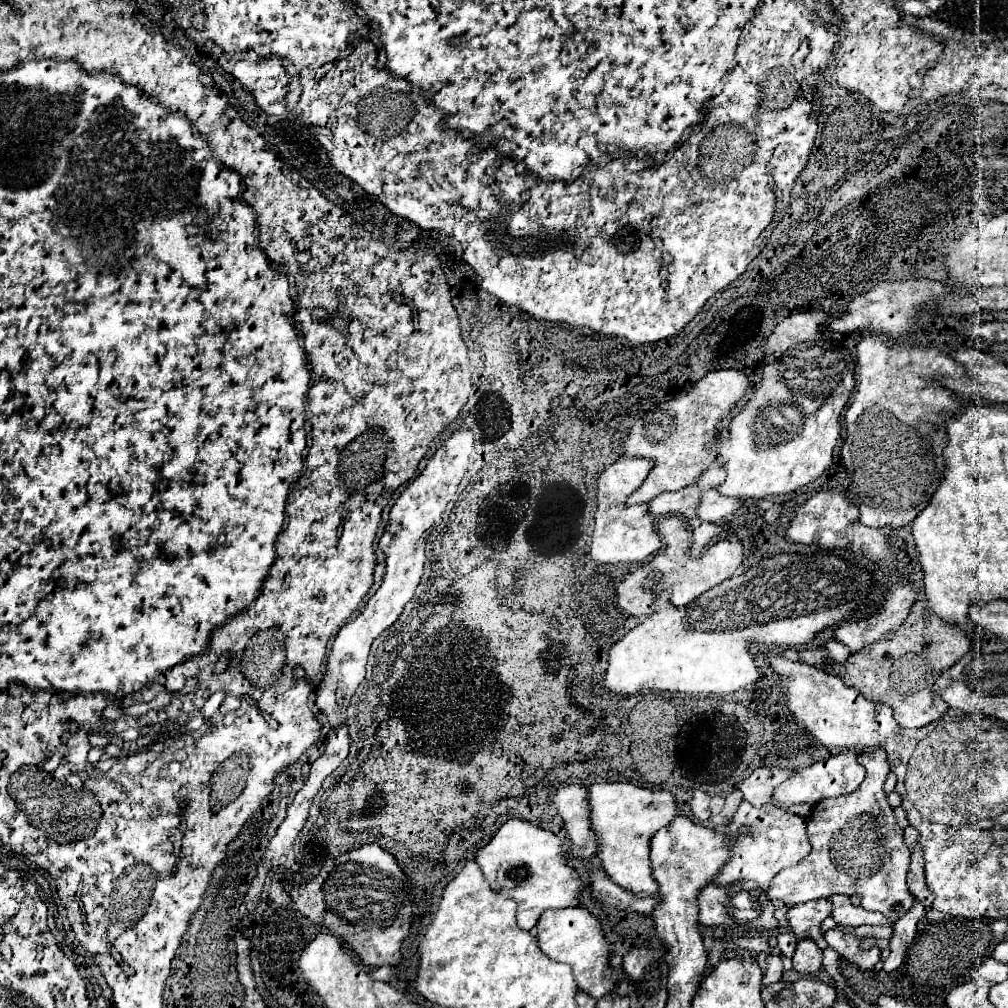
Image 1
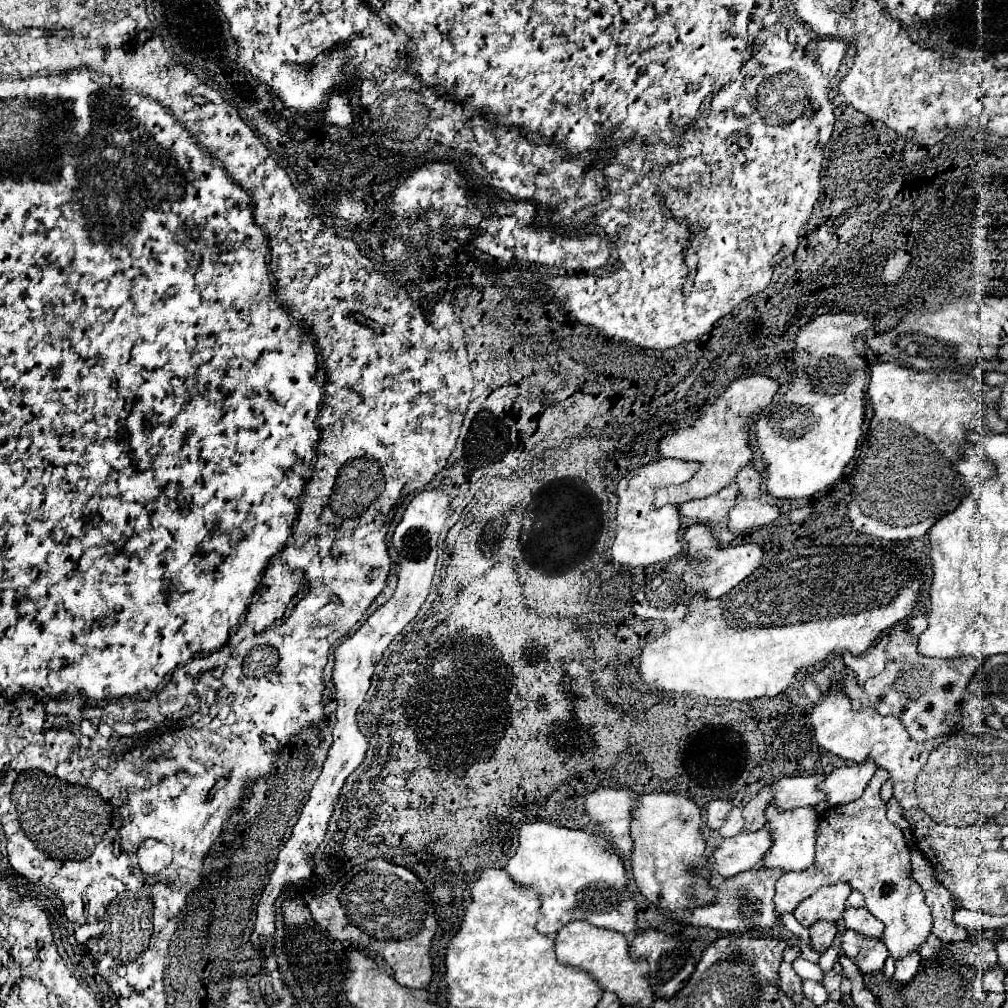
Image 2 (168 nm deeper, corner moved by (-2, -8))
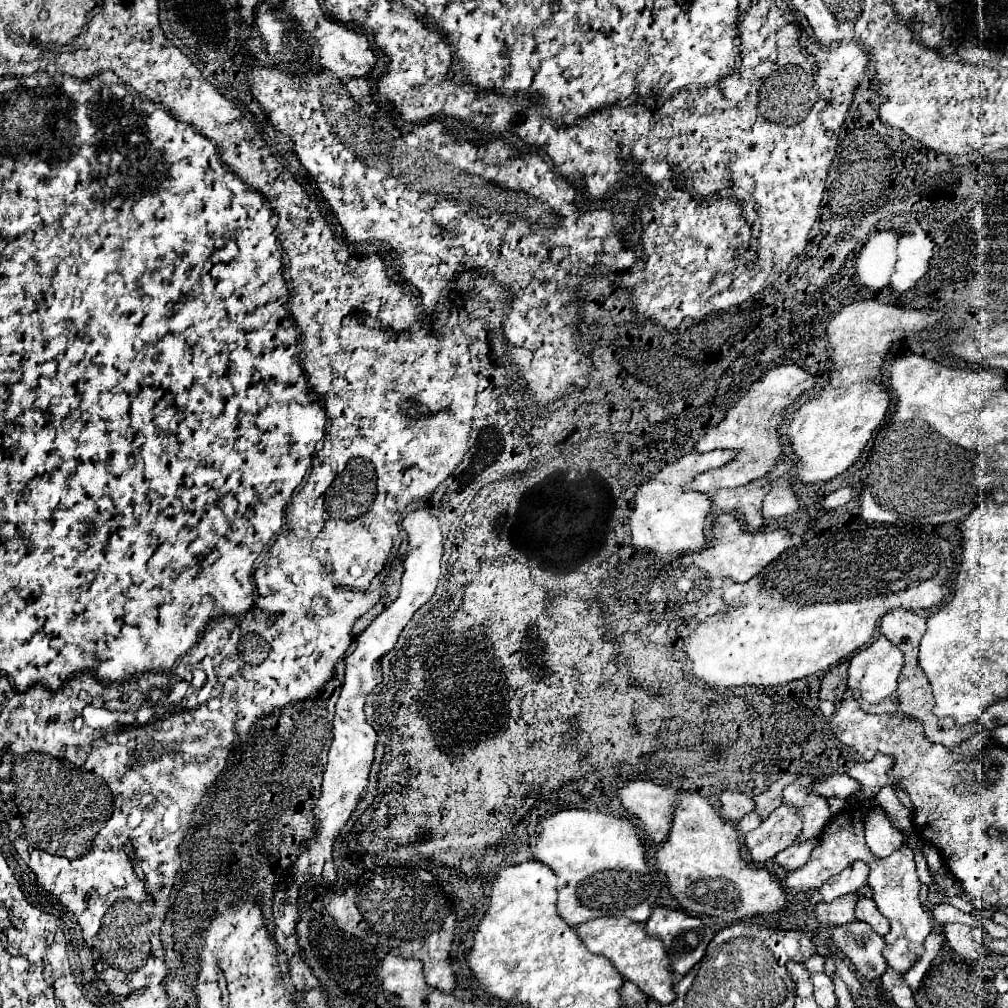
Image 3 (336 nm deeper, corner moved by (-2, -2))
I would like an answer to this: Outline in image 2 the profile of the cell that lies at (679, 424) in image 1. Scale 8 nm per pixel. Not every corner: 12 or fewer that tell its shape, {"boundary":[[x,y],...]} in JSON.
{"boundary":[[740,377],[694,425],[658,441],[658,455],[696,461],[654,505],[714,495],[752,459],[750,423],[778,383]]}

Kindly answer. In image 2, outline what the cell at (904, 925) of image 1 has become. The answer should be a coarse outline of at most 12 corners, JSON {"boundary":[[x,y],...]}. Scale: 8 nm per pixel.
{"boundary":[[918,953],[896,959],[894,979],[910,981],[920,965]]}

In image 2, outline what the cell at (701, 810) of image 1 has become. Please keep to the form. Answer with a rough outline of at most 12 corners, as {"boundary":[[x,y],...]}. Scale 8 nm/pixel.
{"boundary":[[710,801],[706,807],[708,829],[720,829],[732,805]]}

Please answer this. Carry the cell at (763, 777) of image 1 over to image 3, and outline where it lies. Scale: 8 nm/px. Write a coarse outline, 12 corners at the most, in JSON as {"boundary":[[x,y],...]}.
{"boundary":[[820,775],[812,785],[822,797],[848,799],[860,783],[842,775]]}

